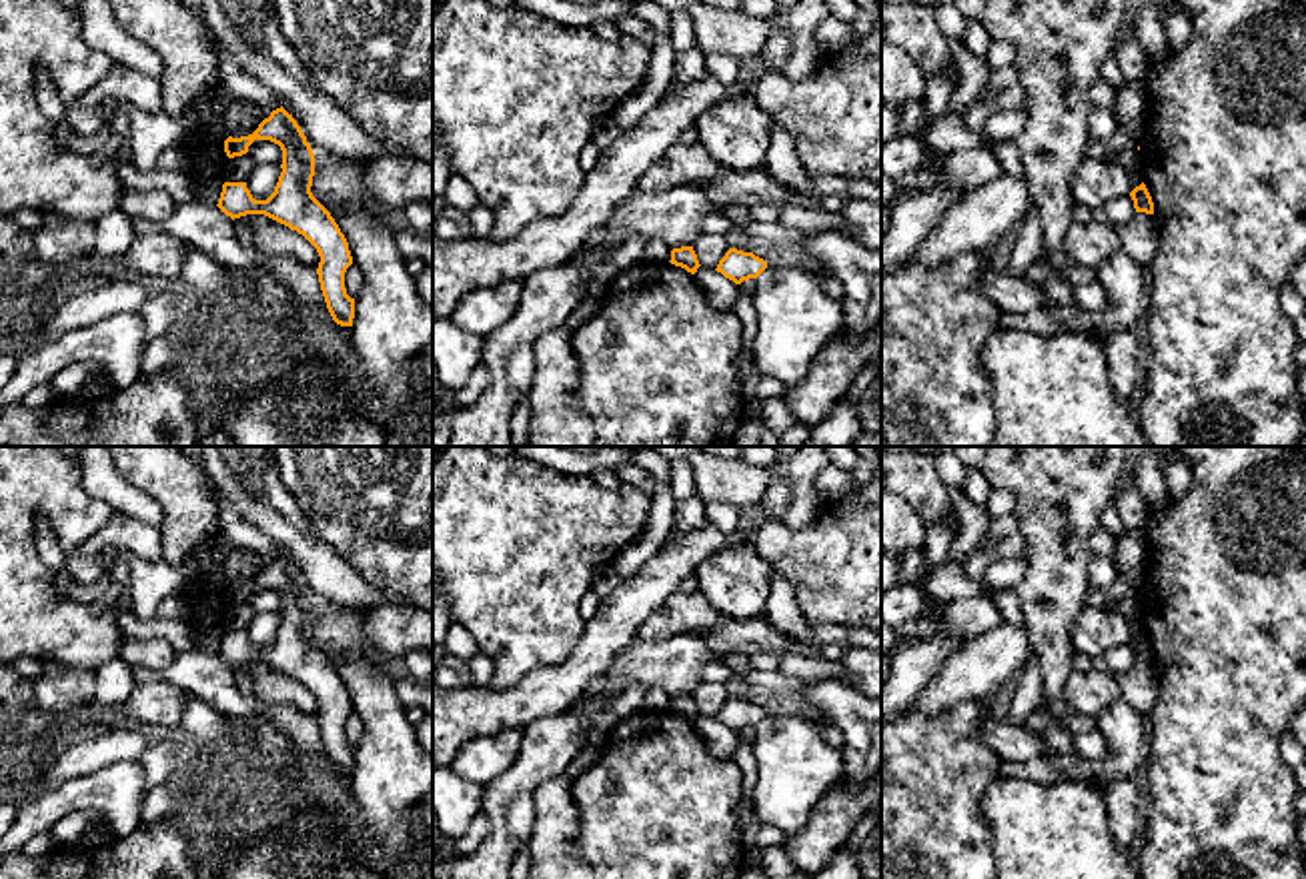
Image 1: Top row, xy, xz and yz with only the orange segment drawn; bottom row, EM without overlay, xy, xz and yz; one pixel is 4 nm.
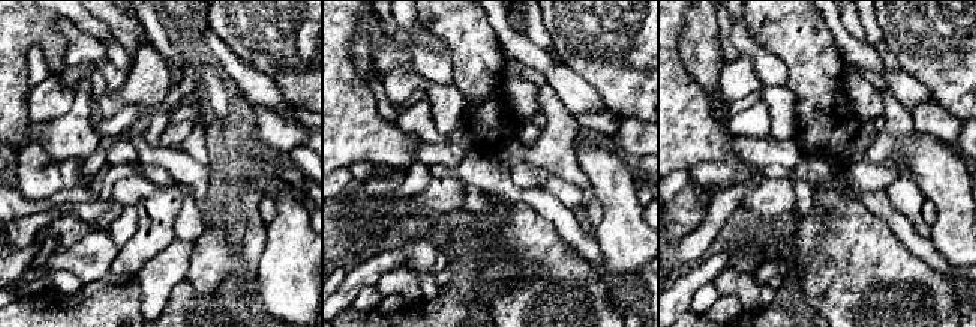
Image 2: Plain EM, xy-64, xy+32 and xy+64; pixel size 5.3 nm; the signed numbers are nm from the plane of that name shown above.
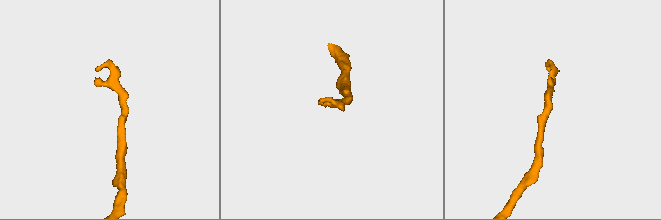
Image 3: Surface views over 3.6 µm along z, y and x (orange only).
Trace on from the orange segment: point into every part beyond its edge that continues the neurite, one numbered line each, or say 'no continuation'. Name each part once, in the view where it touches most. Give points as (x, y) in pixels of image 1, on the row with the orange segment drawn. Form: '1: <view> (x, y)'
no continuation

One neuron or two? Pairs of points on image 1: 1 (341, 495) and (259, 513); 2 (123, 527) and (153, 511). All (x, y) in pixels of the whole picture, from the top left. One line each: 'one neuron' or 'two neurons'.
1: two neurons
2: two neurons

